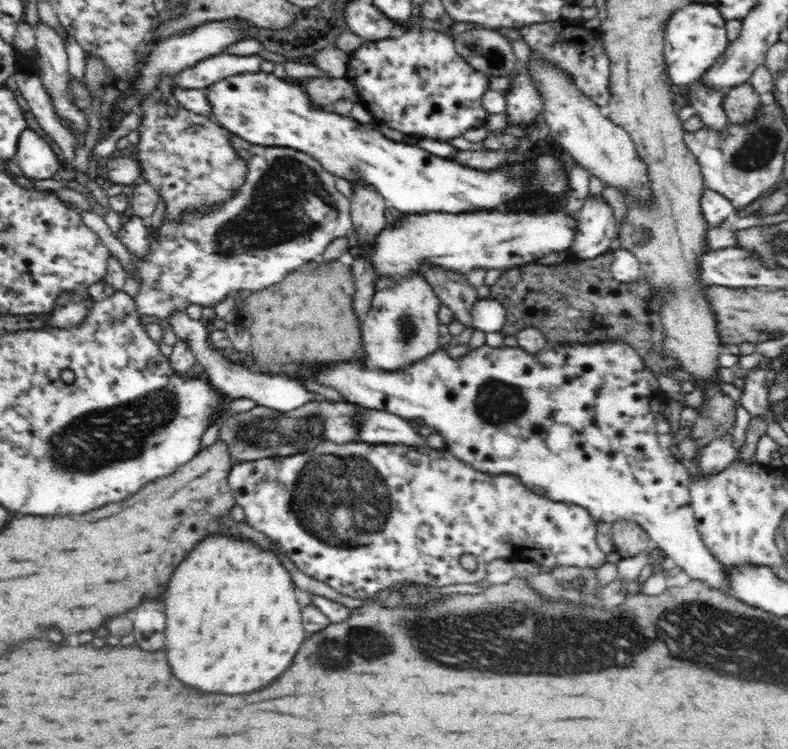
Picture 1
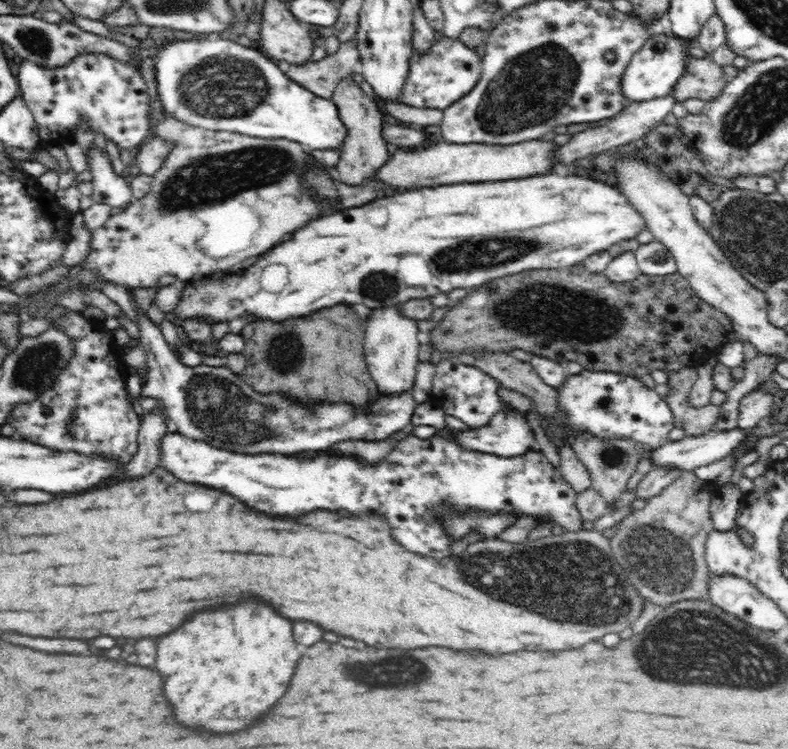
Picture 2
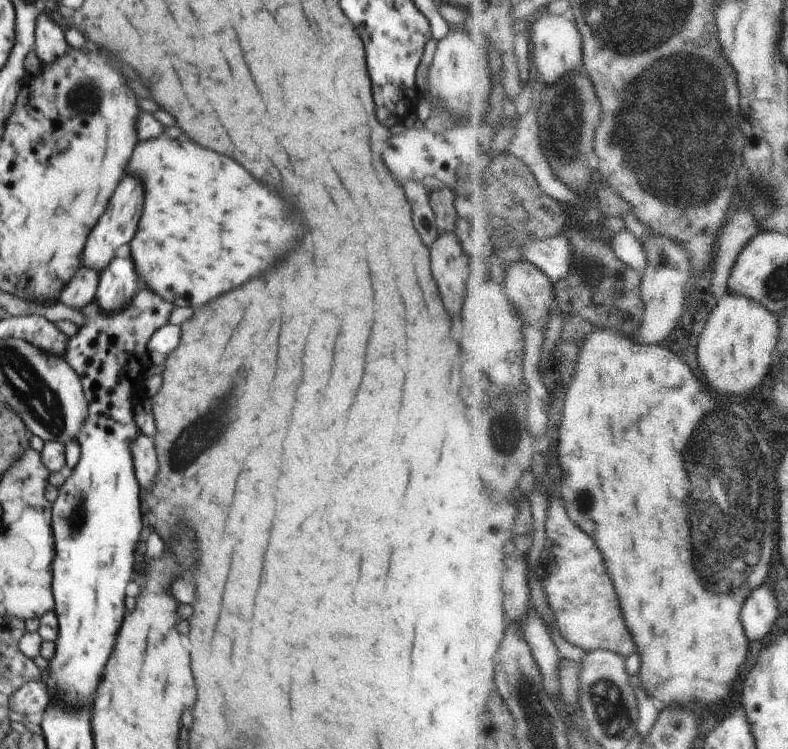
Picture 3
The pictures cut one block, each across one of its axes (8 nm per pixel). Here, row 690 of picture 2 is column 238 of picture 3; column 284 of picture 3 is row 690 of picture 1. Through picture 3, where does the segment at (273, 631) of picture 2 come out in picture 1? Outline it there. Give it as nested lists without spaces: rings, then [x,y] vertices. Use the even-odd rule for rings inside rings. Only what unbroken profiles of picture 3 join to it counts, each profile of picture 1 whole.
[[[216,534],[216,536],[208,536],[204,538],[194,552],[190,552],[180,566],[174,570],[172,580],[168,582],[166,594],[162,596],[164,602],[164,610],[166,610],[166,656],[170,662],[170,668],[174,672],[174,676],[178,680],[182,680],[188,686],[194,686],[198,690],[204,692],[222,692],[222,694],[242,694],[242,692],[254,692],[260,690],[262,686],[270,684],[272,680],[276,680],[290,664],[292,658],[296,656],[300,644],[306,638],[306,630],[301,615],[301,608],[298,600],[296,600],[296,592],[294,592],[294,584],[290,578],[290,572],[282,566],[282,562],[278,560],[276,554],[272,554],[270,550],[262,550],[258,544],[254,544],[252,540],[246,540],[242,537],[234,535]]]

